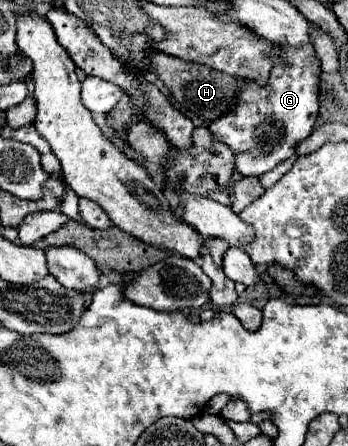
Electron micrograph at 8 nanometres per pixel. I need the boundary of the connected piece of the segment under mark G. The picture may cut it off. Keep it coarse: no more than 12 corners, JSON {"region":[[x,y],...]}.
{"region":[[283,48],[265,88],[211,132],[261,176],[295,154],[319,114],[311,48]]}

